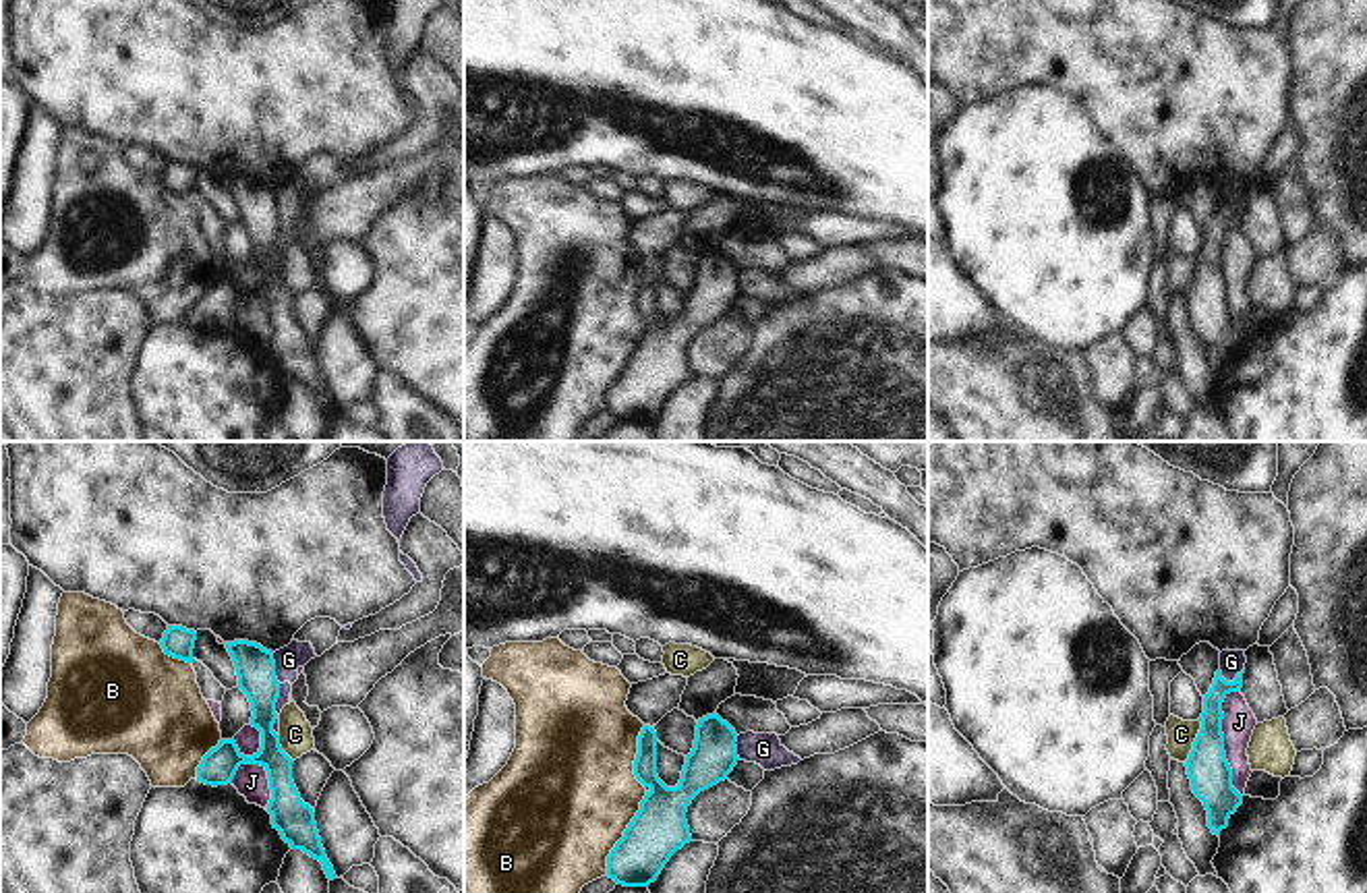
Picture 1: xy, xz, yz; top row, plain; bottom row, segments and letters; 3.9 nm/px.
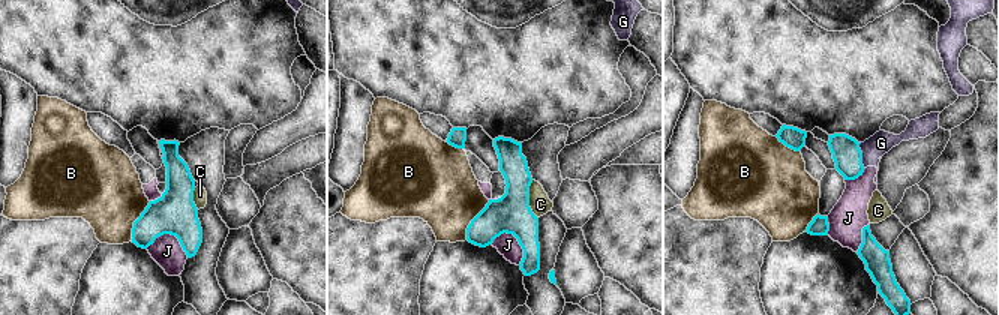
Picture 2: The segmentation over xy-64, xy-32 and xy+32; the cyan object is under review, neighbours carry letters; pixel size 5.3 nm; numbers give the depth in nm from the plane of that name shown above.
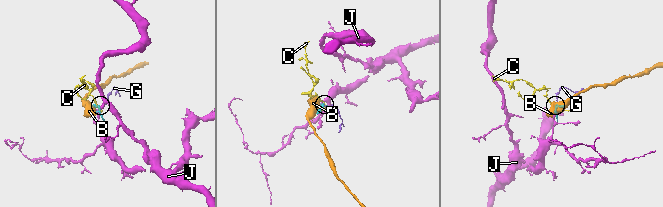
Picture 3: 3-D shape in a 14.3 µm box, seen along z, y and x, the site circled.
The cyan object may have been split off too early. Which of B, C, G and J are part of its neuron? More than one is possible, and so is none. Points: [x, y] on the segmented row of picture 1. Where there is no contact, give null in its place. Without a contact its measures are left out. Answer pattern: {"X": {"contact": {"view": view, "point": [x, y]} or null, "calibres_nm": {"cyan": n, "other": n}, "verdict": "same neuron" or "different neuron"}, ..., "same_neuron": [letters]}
{"B": {"contact": {"view": "xz", "point": [624, 833]}, "calibres_nm": {"cyan": 220, "other": 480}, "verdict": "different neuron"}, "C": {"contact": {"view": "yz", "point": [1194, 742]}, "calibres_nm": {"cyan": 160, "other": 110}, "verdict": "different neuron"}, "G": {"contact": {"view": "yz", "point": [1229, 682]}, "calibres_nm": {"cyan": 110, "other": 100}, "verdict": "different neuron"}, "J": {"contact": {"view": "yz", "point": [1223, 744]}, "calibres_nm": {"cyan": 160, "other": 130}, "verdict": "different neuron"}, "same_neuron": []}

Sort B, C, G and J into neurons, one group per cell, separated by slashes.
B / C / G J

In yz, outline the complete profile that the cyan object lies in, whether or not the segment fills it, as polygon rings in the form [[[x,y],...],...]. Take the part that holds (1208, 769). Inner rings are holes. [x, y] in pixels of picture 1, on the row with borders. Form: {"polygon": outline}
{"polygon": [[[1245,669],[1232,682],[1226,682],[1222,671],[1216,671],[1214,684],[1203,698],[1201,729],[1185,762],[1191,789],[1203,802],[1208,827],[1214,835],[1228,827],[1228,818],[1243,804],[1243,796],[1232,787],[1232,769],[1226,760],[1222,733],[1222,702],[1230,692],[1241,692],[1243,673]]]}

